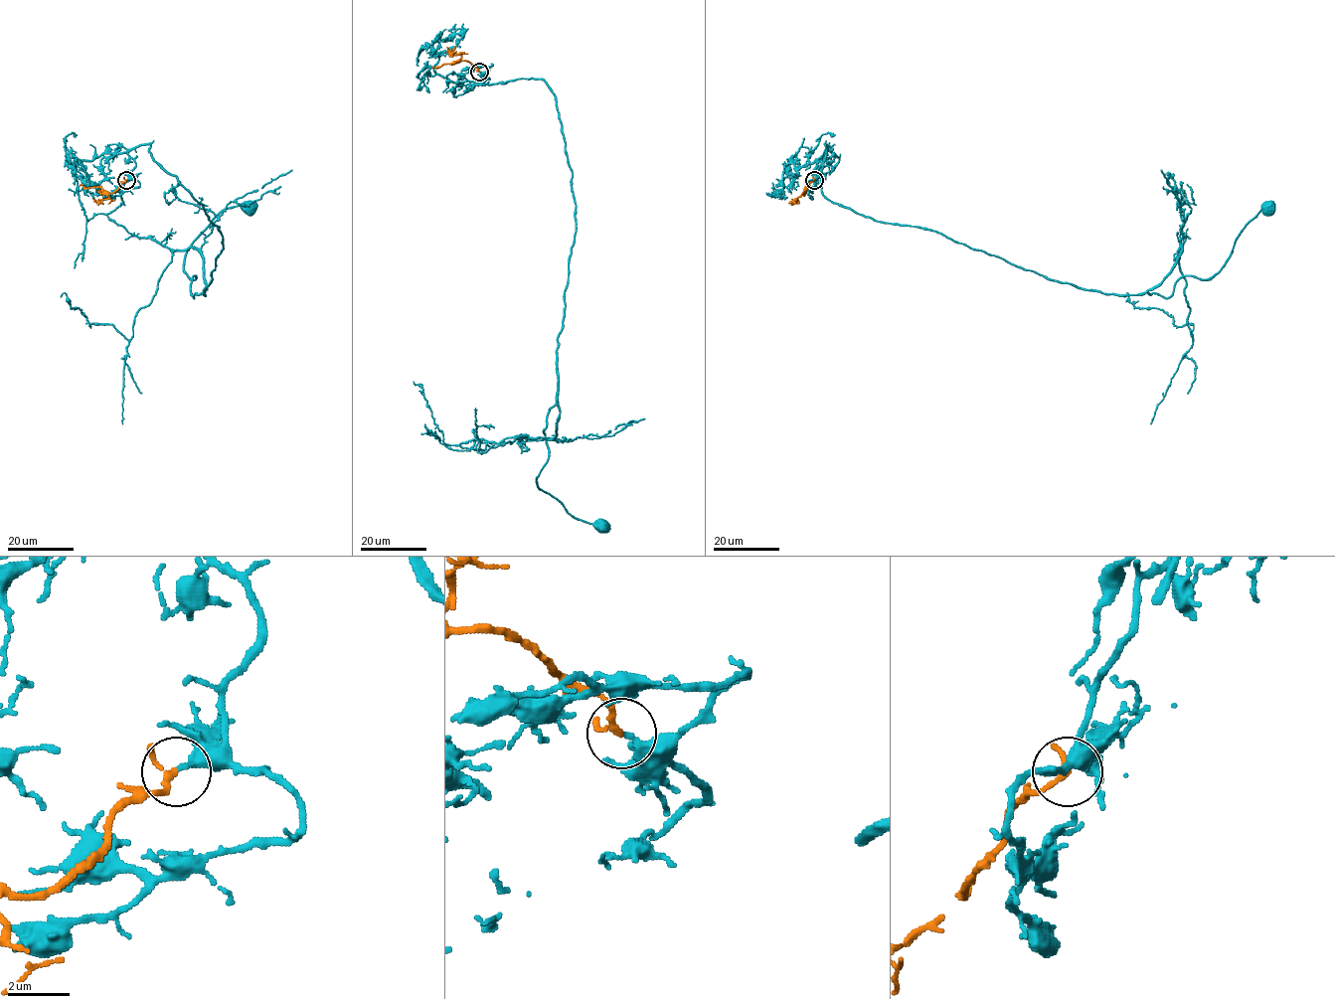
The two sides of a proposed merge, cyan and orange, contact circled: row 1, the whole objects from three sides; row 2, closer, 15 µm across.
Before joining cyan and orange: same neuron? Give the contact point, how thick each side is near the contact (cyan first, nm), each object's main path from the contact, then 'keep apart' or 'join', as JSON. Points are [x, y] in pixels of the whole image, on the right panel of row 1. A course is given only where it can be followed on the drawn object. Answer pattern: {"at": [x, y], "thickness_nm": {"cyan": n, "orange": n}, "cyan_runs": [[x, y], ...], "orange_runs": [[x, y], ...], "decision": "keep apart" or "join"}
{"at": [814, 180], "thickness_nm": {"cyan": 190, "orange": 150}, "cyan_runs": [[814, 180], [825, 144], [828, 199], [1120, 295], [1168, 297], [1182, 276], [1209, 279], [1267, 207]], "orange_runs": [[814, 180], [803, 193], [809, 184]], "decision": "join"}

